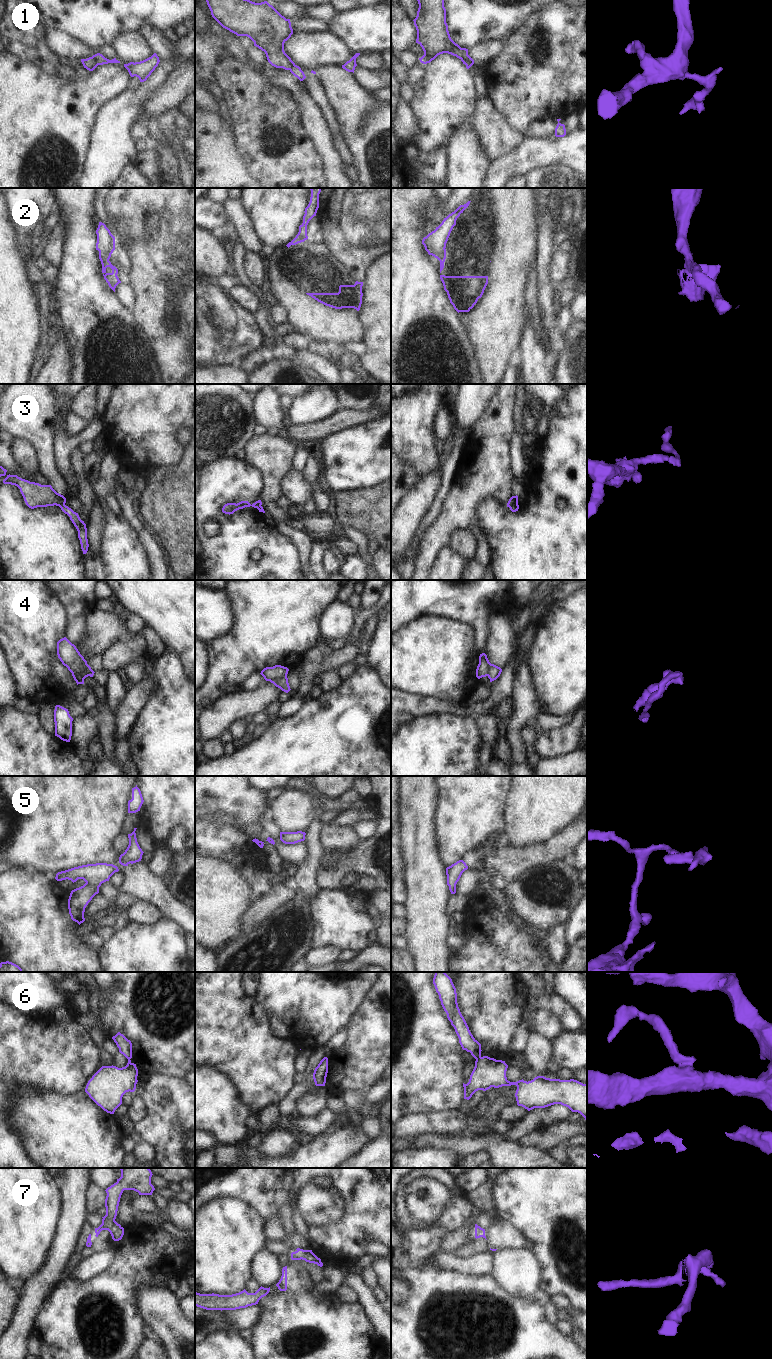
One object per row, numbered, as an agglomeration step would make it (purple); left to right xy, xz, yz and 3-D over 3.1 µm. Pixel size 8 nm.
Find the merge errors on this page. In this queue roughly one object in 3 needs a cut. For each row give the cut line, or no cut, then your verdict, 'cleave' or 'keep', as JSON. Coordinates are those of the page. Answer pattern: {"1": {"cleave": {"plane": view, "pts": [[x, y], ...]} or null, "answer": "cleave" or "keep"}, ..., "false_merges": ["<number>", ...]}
{"1": {"cleave": null, "answer": "keep"}, "2": {"cleave": {"plane": "xy", "pts": [[99, 252], [108, 260]]}, "answer": "cleave"}, "3": {"cleave": {"plane": "xy", "pts": [[64, 504], [60, 507]]}, "answer": "cleave"}, "4": {"cleave": {"plane": "xy", "pts": [[87, 664], [82, 671], [72, 673]]}, "answer": "cleave"}, "5": {"cleave": null, "answer": "keep"}, "6": {"cleave": {"plane": "yz", "pts": [[480, 1056], [476, 1059]]}, "answer": "cleave"}, "7": {"cleave": {"plane": "yz", "pts": [[482, 1228], [482, 1233], [479, 1236]]}, "answer": "cleave"}, "false_merges": ["2", "3", "4", "6", "7"]}

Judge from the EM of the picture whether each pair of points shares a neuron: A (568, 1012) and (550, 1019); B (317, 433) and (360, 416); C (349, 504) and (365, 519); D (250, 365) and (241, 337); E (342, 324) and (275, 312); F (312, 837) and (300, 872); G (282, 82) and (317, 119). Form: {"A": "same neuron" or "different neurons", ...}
{"A": "different neurons", "B": "same neuron", "C": "same neuron", "D": "different neurons", "E": "different neurons", "F": "same neuron", "G": "same neuron"}

